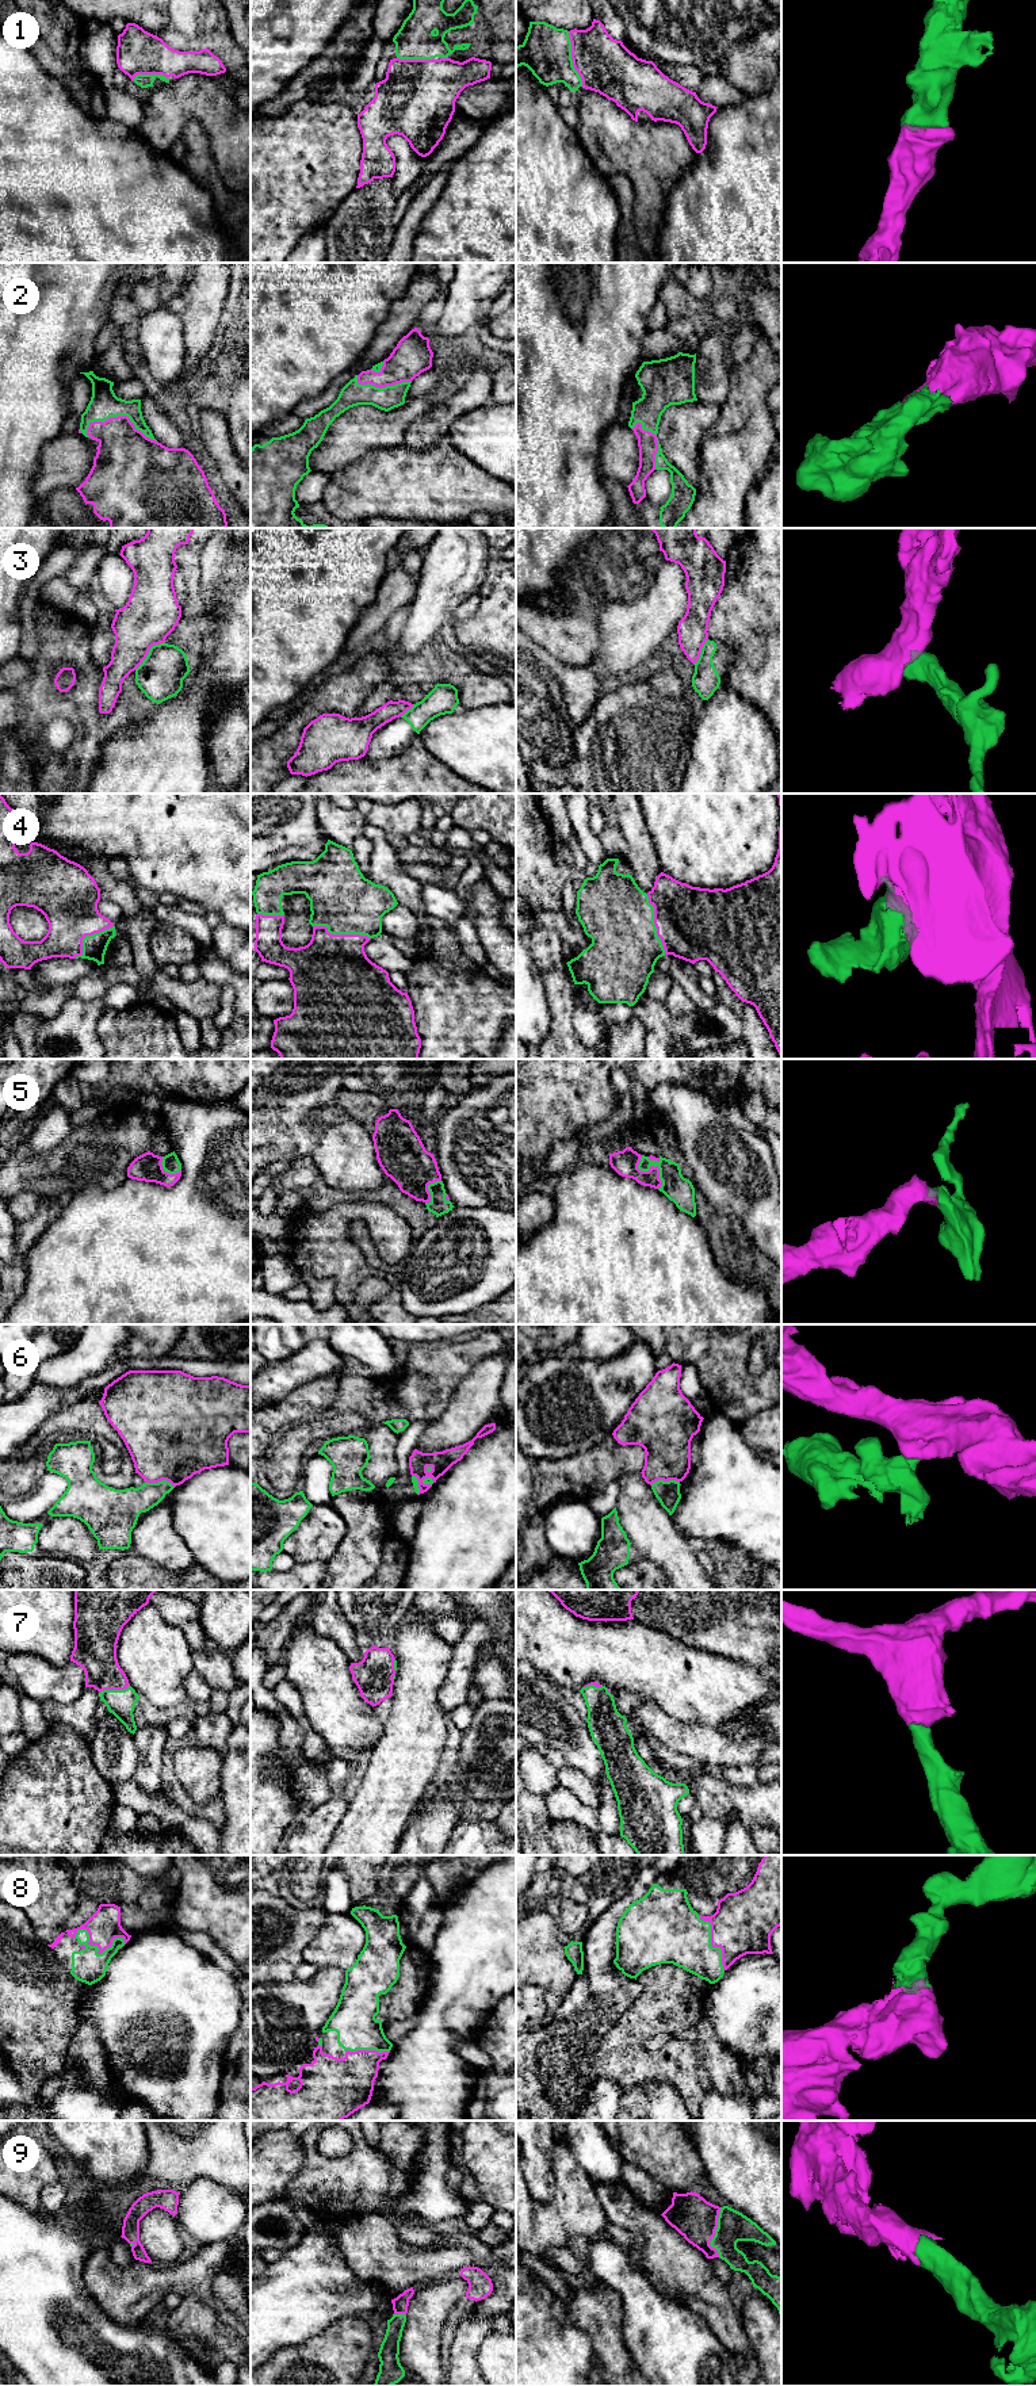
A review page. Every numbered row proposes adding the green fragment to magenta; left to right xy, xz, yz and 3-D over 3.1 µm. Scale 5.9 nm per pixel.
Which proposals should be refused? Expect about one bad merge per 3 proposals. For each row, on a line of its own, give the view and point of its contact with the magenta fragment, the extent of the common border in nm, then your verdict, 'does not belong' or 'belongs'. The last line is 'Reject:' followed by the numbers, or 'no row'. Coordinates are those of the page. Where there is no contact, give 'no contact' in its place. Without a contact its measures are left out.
1: contact yz (572, 58); length 340 nm; belongs
2: contact xy (121, 416); length 420 nm; belongs
3: contact xy (148, 652); length 260 nm; does not belong
4: contact yz (654, 924); length 380 nm; belongs
5: contact yz (652, 1166); length 240 nm; belongs
6: contact xy (160, 1480); length 180 nm; does not belong
7: contact xy (114, 1689); length 190 nm; belongs
8: contact xy (99, 1949); length 300 nm; belongs
9: contact yz (714, 2232); length 300 nm; belongs
Reject: 3, 6

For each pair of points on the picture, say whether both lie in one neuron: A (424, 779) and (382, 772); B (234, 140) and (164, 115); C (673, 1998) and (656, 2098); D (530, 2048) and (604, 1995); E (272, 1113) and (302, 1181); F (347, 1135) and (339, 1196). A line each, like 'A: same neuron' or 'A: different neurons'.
A: same neuron
B: same neuron
C: different neurons
D: same neuron
E: different neurons
F: different neurons

